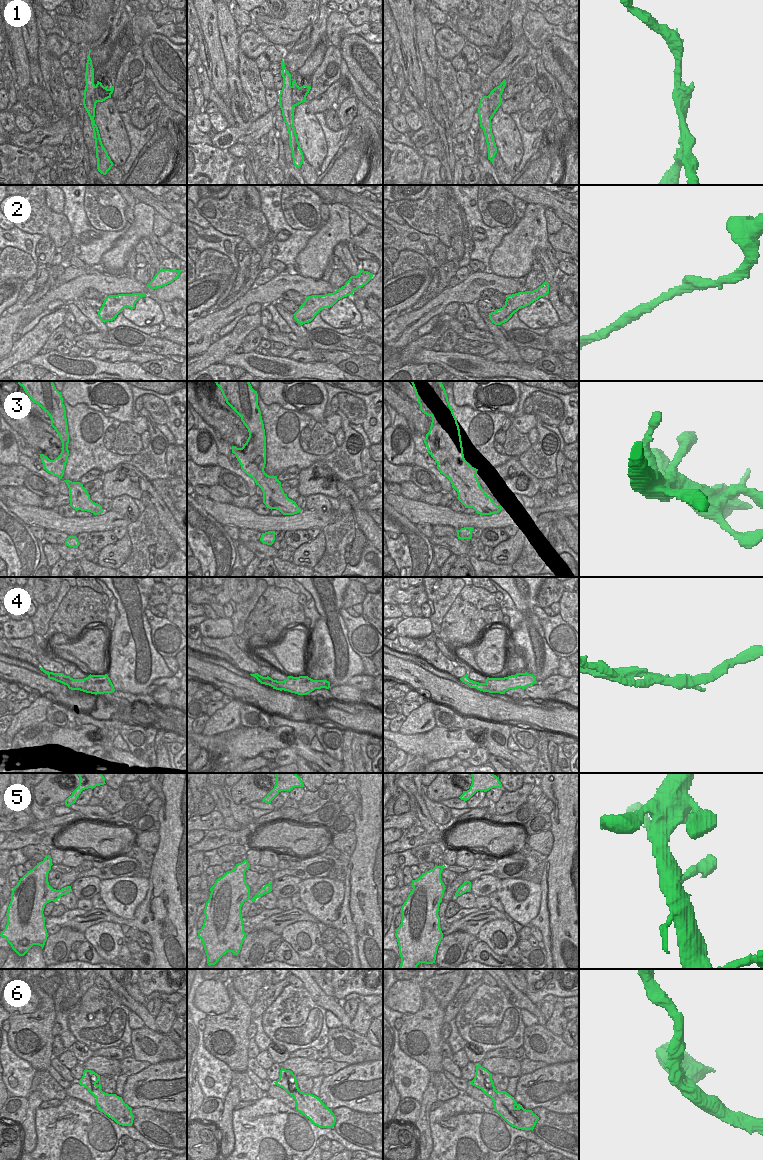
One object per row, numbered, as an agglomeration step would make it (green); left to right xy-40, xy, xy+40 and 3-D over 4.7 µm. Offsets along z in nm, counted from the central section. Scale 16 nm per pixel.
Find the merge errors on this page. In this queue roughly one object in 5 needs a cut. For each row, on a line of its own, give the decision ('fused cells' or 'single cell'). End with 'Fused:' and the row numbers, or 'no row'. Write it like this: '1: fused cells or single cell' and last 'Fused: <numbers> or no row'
1: fused cells
2: single cell
3: single cell
4: fused cells
5: single cell
6: single cell
Fused: 1, 4

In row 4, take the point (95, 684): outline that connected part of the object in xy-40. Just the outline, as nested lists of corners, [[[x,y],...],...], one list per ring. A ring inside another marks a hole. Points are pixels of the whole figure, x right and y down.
[[[89,675],[84,679],[68,679],[59,677],[57,682],[67,685],[71,690],[80,690],[91,694],[112,693],[115,691],[114,686],[108,677],[105,675]]]

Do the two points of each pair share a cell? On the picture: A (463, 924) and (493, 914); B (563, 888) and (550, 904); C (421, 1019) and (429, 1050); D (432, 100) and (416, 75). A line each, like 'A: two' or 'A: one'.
A: one
B: one
C: one
D: two

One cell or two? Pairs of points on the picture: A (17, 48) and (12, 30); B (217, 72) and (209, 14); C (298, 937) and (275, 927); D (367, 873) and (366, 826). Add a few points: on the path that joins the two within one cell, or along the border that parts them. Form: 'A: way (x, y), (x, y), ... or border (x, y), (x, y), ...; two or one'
A: way (17, 44), (14, 34); one
B: way (217, 58), (210, 28); one
C: border (304, 921), (295, 921), (288, 924), (280, 934); two
D: way (367, 861), (367, 838); one

